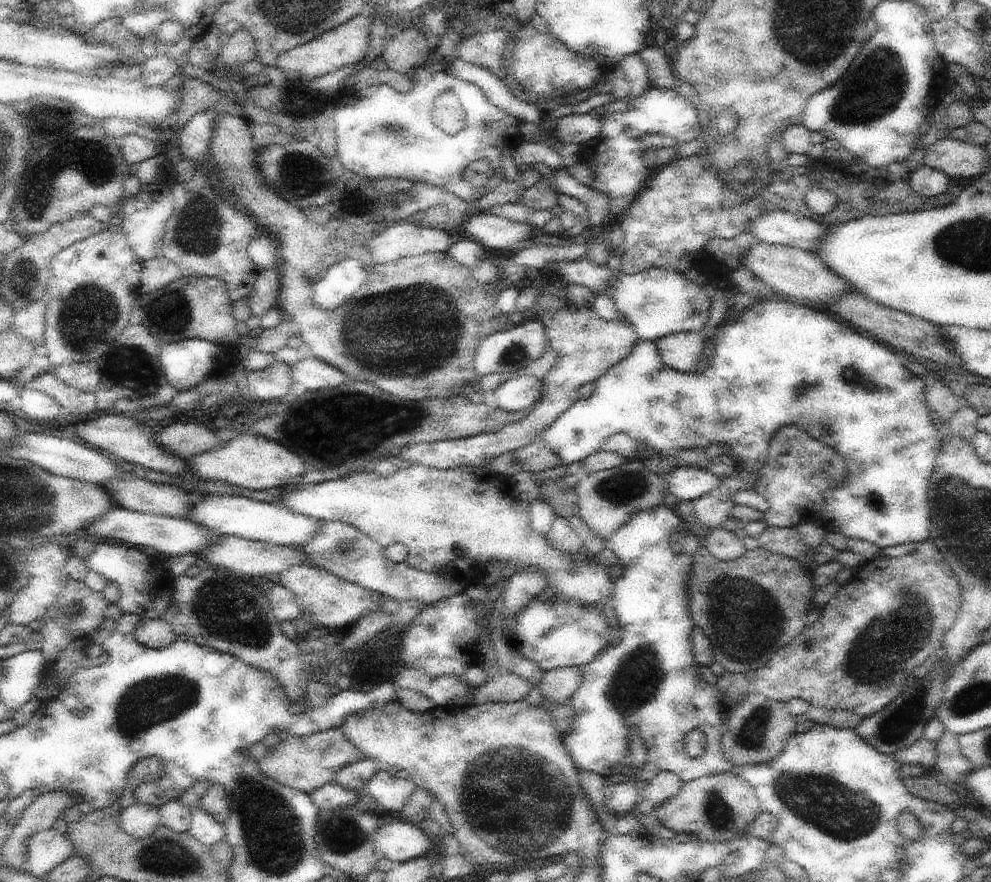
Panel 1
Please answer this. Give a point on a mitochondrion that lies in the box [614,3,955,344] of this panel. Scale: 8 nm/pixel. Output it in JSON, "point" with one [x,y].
{"point":[873,89]}

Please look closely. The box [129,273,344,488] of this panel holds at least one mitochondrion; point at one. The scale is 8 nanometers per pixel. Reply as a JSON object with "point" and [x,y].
{"point":[179,297]}

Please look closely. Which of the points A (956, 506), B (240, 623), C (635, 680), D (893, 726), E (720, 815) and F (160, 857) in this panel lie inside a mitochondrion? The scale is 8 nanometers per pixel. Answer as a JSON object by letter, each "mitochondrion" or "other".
{"A":"mitochondrion","B":"mitochondrion","C":"mitochondrion","D":"mitochondrion","E":"mitochondrion","F":"mitochondrion"}

